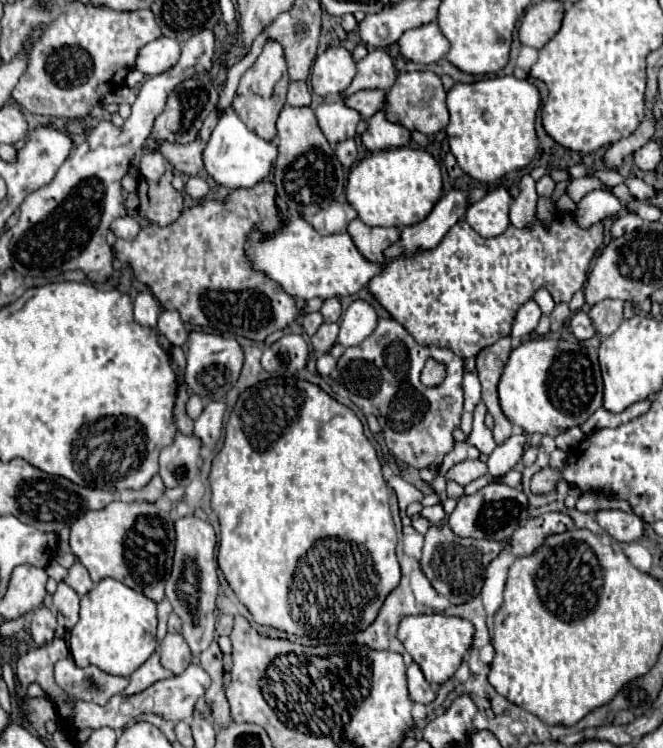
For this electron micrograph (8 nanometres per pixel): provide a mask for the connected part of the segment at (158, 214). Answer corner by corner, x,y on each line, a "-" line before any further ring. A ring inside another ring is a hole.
166,171
158,183
148,183
142,179
138,185
138,195
138,215
160,227
174,223
182,213
184,201
182,193
172,187
172,171

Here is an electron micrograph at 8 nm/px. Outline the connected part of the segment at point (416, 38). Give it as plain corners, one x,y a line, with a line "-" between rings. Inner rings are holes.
432,21
432,23
406,31
398,39
398,47
400,47
400,53
404,59
408,59
412,63
428,65
428,63
442,59
448,53
450,43
440,33
438,23

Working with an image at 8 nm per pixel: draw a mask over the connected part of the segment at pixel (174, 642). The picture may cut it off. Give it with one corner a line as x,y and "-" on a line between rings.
168,633
158,649
160,649
162,665
166,669
170,669
174,675
184,673
186,667
192,661
190,649
188,649
188,645
186,645
186,641
184,641
184,637
180,633

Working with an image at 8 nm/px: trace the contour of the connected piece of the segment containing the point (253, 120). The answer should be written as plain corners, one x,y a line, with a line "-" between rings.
268,39
256,63
242,75
238,91
232,101
236,115
246,123
246,127
266,141
272,141
276,137
276,119
282,107
286,105
286,93
284,93
286,83
288,83
288,67
286,67
284,49
278,41

